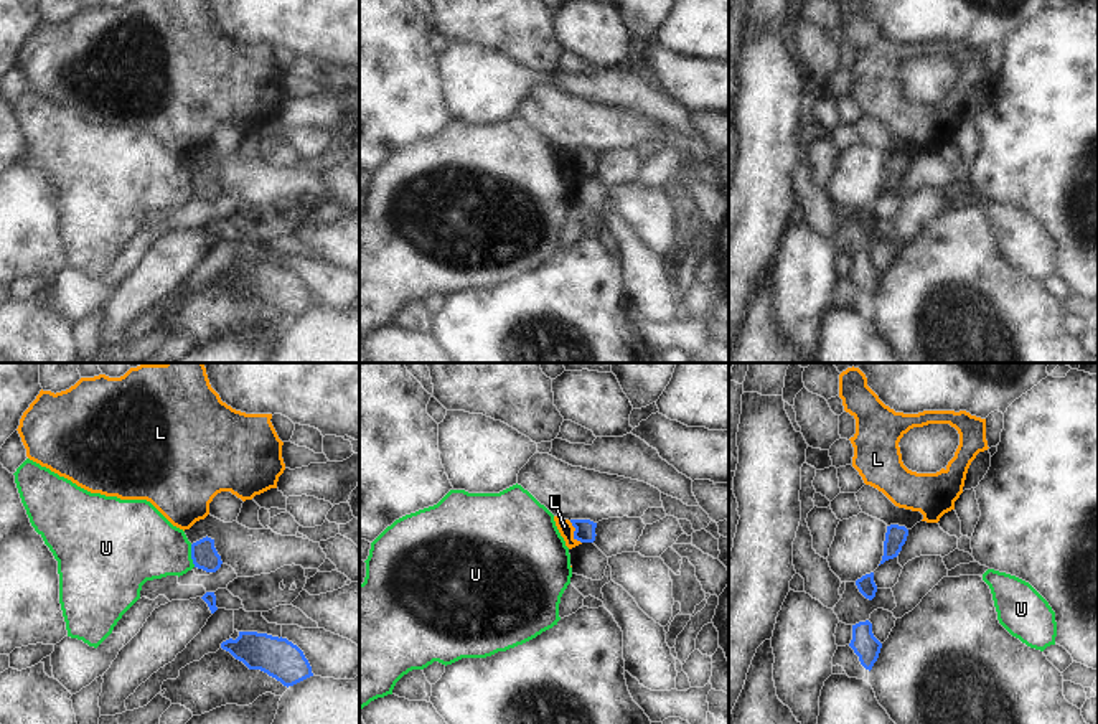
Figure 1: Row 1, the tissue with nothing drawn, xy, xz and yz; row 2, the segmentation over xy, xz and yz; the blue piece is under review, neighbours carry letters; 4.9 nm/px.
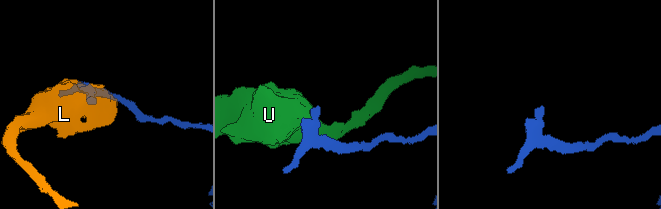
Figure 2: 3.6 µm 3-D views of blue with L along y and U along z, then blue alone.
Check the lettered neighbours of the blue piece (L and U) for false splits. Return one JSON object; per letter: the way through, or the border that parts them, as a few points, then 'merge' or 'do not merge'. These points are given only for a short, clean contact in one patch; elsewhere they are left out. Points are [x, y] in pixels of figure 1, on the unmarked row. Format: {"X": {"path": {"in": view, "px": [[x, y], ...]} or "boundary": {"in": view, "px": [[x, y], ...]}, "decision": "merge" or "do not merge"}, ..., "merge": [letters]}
{"L": {"boundary": {"in": "xz", "px": [[569, 152], [574, 159], [574, 167], [581, 173]]}, "decision": "do not merge"}, "U": {"boundary": {"in": "xy", "px": [[190, 175], [190, 188], [195, 197]]}, "decision": "do not merge"}, "merge": []}

